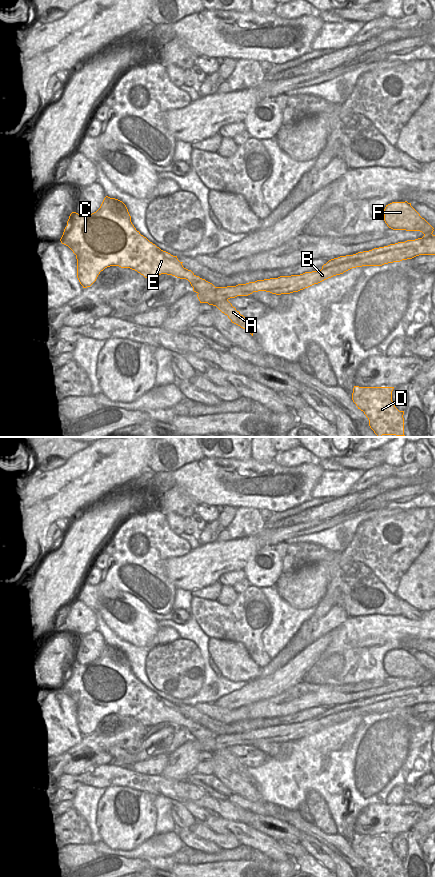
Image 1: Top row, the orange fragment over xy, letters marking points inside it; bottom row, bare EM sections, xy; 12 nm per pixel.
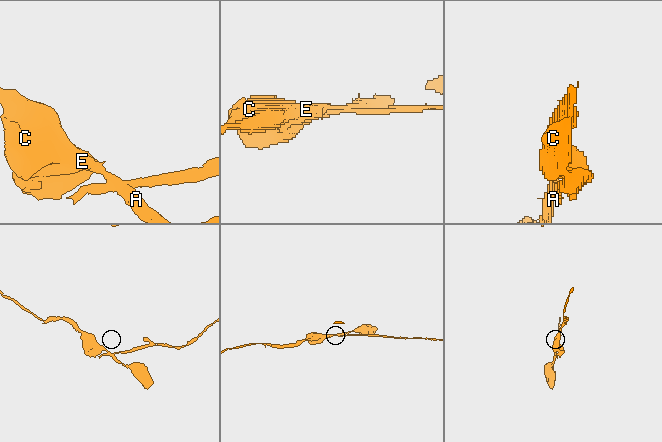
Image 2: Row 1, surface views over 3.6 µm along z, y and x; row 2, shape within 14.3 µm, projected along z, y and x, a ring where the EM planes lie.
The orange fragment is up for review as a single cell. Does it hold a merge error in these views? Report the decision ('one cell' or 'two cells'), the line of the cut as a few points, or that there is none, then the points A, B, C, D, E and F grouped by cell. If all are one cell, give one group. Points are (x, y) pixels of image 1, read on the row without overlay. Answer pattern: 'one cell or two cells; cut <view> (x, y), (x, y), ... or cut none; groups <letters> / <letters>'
two cells; cut xy (217, 735), (217, 739), (227, 747); groups A C D E / B F

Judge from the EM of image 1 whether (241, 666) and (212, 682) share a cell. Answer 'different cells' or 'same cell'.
different cells

